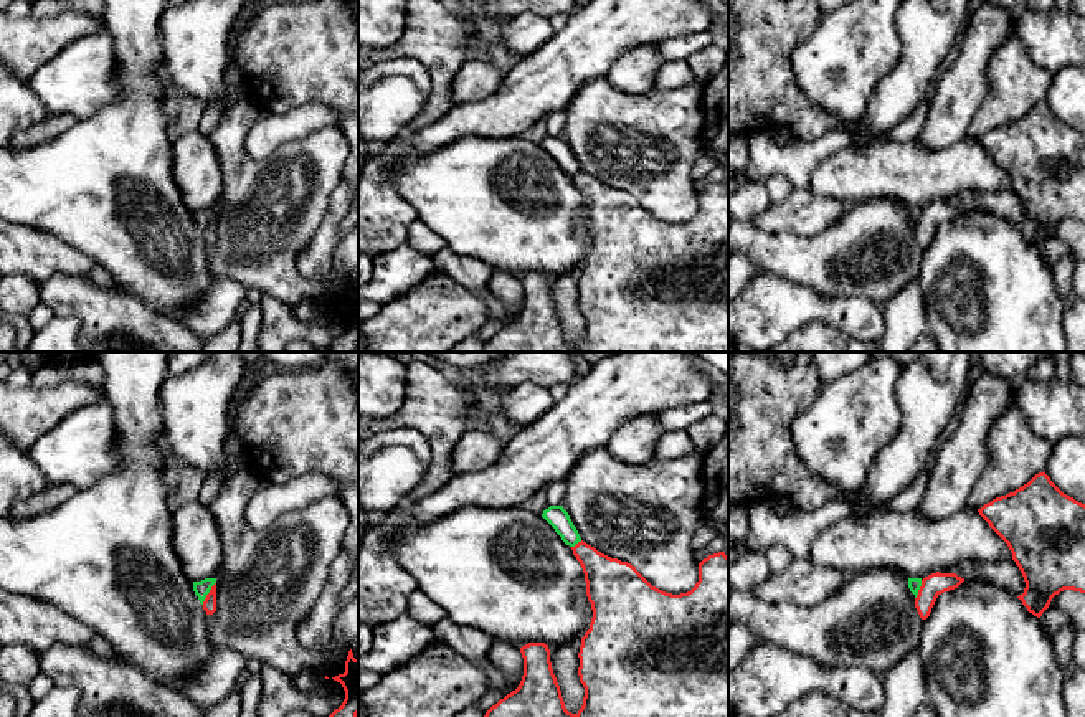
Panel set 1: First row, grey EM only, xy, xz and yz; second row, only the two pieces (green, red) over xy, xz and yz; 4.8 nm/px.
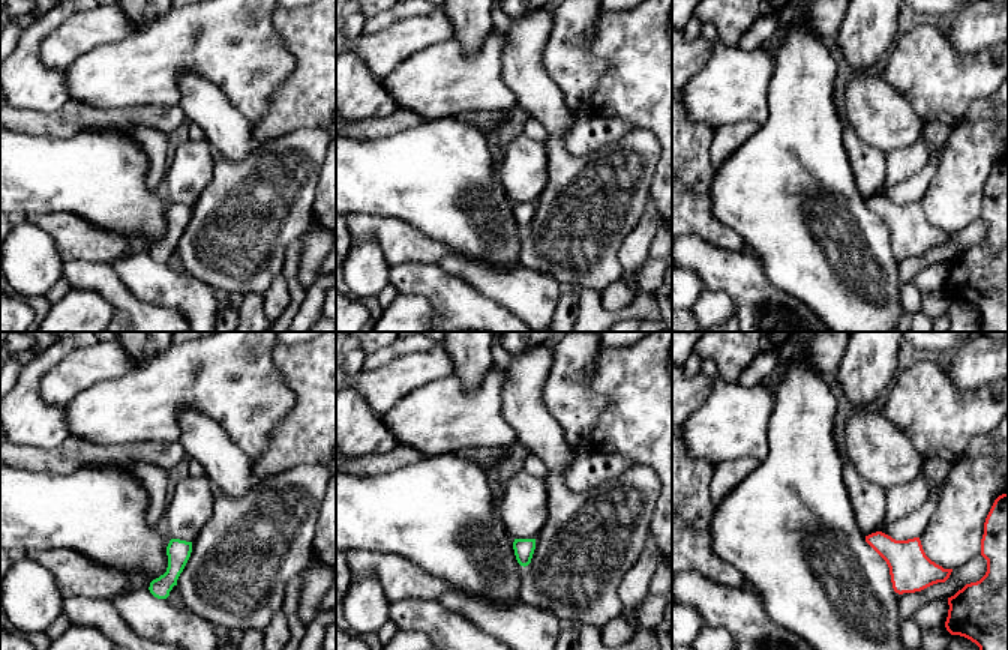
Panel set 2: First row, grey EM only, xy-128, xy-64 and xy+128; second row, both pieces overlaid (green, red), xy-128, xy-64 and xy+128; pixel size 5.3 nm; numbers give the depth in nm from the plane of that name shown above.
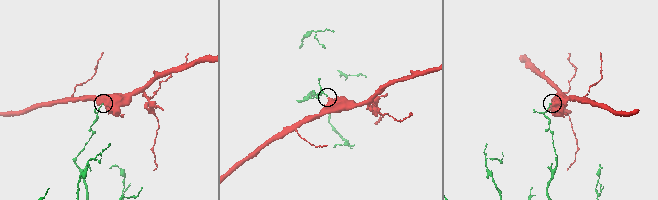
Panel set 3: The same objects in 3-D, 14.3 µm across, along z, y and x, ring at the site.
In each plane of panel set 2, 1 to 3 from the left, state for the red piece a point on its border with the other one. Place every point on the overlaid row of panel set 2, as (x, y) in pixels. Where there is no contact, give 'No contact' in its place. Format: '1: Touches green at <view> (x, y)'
1: No contact
2: No contact
3: No contact

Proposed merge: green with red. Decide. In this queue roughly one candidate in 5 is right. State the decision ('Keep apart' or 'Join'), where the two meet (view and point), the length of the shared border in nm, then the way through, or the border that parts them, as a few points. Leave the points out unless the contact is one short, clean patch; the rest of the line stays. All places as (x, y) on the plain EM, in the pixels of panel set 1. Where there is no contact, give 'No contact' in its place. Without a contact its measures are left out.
Keep apart. Touches green at xy (208, 222). Shared border 130 nm. Boundary: xy (215, 212), (202, 233)

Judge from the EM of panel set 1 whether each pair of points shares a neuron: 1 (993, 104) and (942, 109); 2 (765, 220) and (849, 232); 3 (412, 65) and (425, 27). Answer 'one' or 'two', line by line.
1: two
2: two
3: two

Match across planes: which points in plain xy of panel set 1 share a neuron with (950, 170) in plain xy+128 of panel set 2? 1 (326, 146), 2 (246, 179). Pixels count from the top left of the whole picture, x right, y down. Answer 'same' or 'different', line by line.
1: same
2: same

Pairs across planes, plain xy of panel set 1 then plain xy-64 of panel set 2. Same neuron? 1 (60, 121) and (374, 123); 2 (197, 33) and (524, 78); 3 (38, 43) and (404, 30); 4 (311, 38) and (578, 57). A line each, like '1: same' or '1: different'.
1: same
2: same
3: same
4: different

